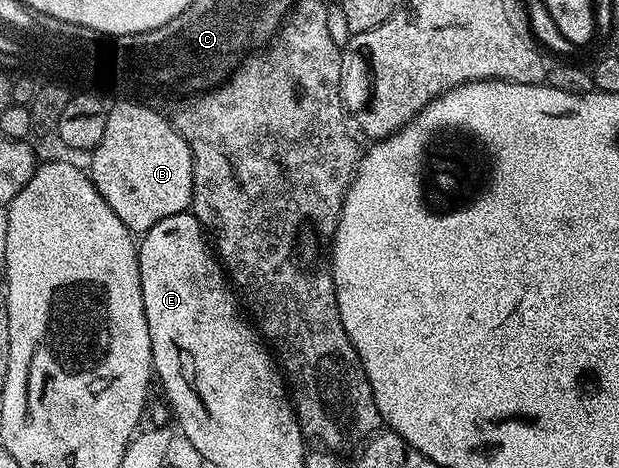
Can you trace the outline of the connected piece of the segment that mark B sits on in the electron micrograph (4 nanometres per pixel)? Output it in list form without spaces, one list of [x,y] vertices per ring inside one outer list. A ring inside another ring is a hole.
[[[117,102],[113,106],[116,112],[112,112],[106,118],[105,135],[92,149],[93,155],[93,172],[91,171],[91,179],[95,187],[99,190],[99,194],[107,202],[107,206],[111,206],[111,210],[115,210],[115,214],[128,226],[129,231],[134,234],[144,234],[149,231],[151,226],[155,226],[155,222],[163,222],[163,218],[171,218],[171,214],[179,214],[186,211],[193,203],[193,155],[189,149],[189,144],[173,127],[168,119],[165,120],[152,108],[148,103],[143,106],[137,106],[132,102]]]

